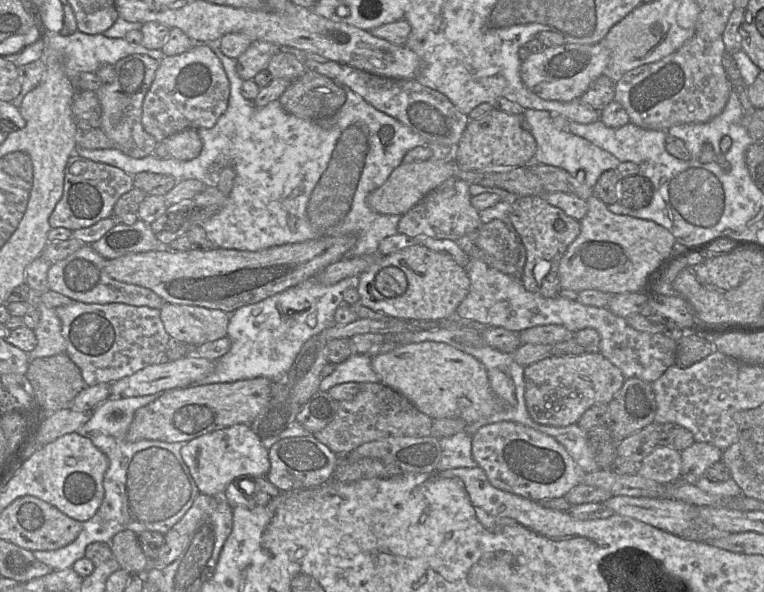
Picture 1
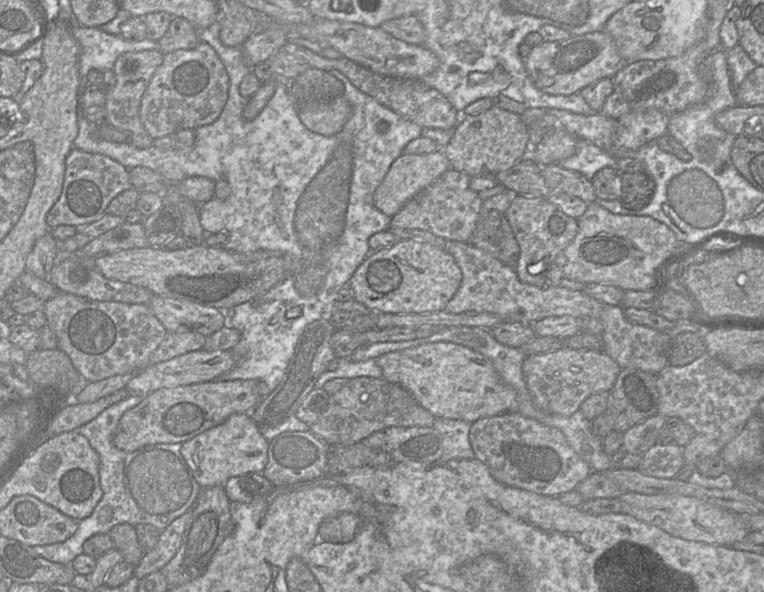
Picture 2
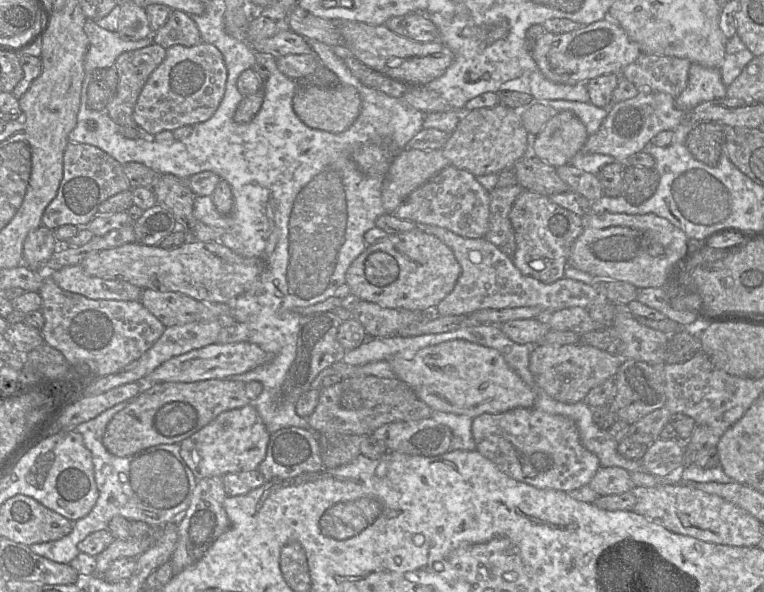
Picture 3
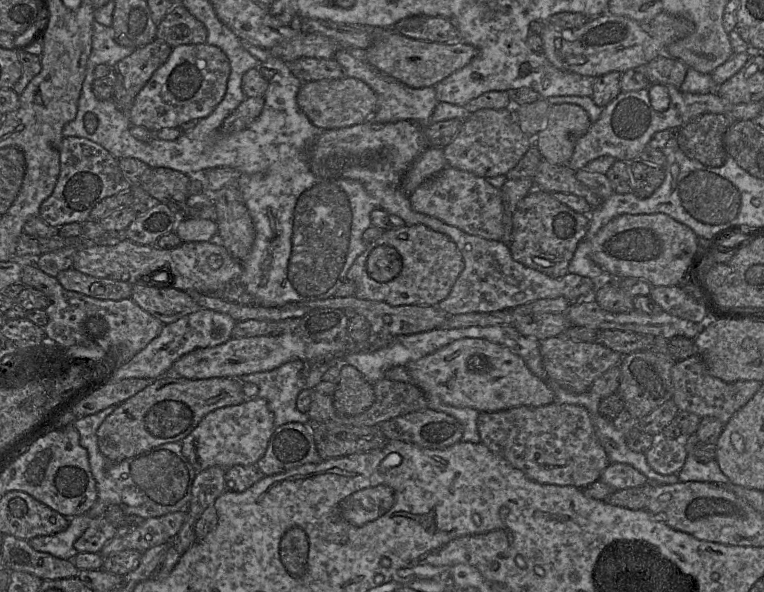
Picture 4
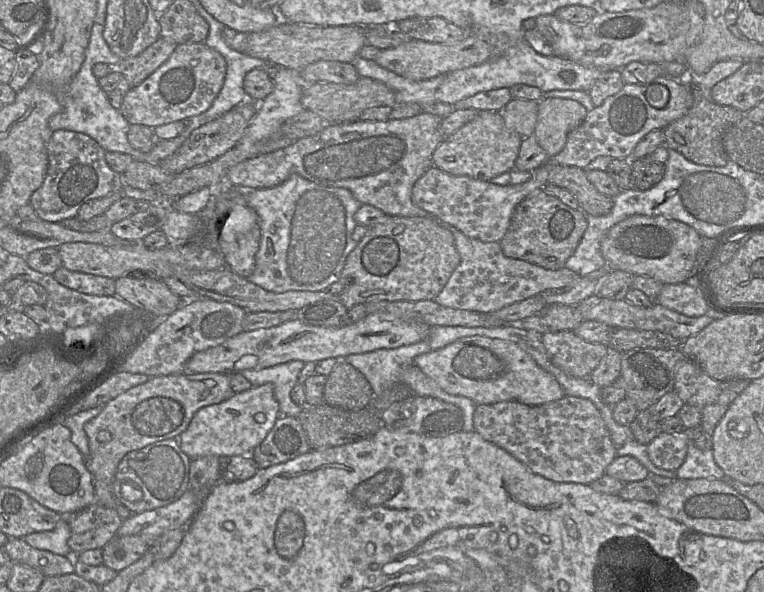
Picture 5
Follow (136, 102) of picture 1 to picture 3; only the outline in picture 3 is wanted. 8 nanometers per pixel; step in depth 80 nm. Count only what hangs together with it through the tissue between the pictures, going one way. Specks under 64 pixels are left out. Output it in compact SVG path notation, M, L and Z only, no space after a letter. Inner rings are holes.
M152 43L144 48L122 53L114 62L118 75L115 94L105 110L118 126L138 129L133 119L137 98L151 73L163 62L167 49Z

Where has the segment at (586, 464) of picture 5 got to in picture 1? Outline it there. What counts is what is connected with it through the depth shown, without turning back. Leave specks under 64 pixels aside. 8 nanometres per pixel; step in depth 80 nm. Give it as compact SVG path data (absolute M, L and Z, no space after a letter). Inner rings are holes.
M512 421L480 427L472 436L472 456L492 486L532 501L563 497L586 474L556 439Z

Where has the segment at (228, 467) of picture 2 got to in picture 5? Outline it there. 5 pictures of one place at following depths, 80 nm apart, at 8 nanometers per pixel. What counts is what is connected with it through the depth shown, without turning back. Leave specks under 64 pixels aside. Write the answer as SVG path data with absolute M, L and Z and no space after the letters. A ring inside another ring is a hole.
M272 384L252 386L223 402L199 409L188 428L173 439L191 459L204 455L216 455L224 459L252 455L252 451L266 438L279 417Z

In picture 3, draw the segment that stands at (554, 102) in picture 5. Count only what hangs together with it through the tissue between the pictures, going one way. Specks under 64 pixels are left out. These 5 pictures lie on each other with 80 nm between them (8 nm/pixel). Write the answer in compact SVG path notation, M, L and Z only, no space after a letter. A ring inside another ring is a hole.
M571 111L557 112L542 128L542 130L530 139L530 153L557 168L569 164L574 156L582 151L588 138L585 125Z

